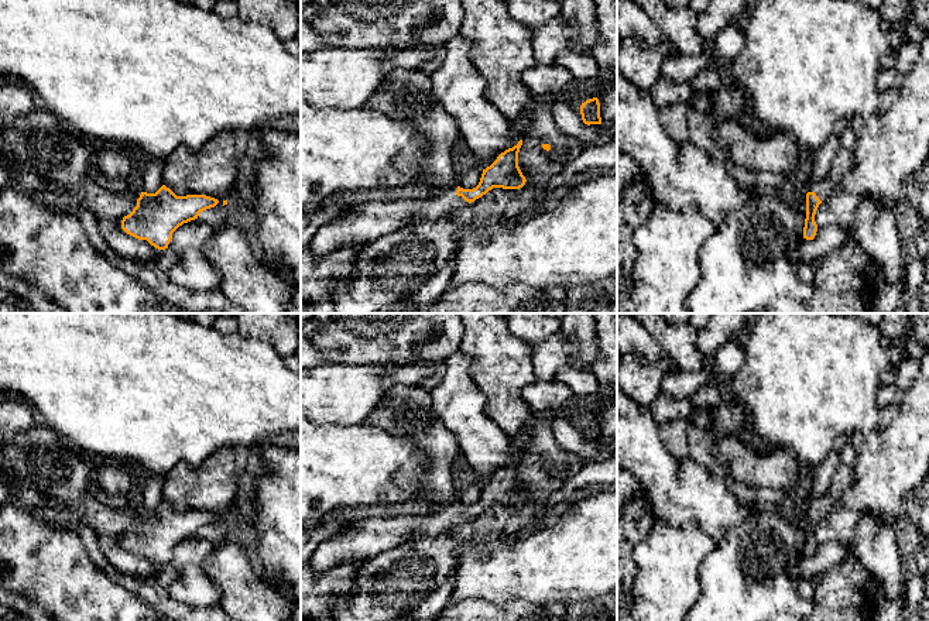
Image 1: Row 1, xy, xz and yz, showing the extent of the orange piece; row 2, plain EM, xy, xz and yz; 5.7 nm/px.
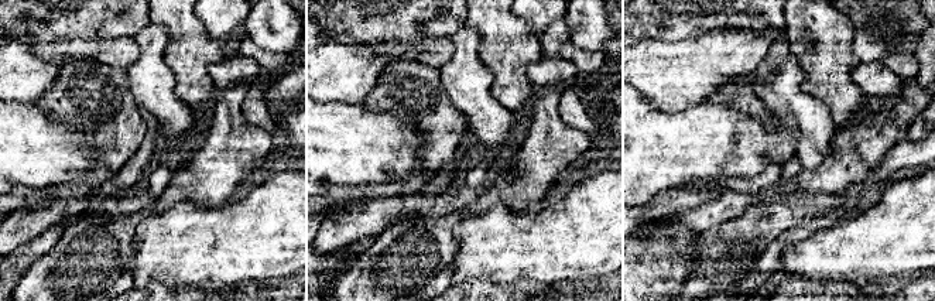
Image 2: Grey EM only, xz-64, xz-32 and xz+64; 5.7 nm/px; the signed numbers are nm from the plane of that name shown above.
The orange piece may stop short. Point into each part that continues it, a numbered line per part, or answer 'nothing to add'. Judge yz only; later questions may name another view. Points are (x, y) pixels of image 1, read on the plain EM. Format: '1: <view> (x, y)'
1: yz (822, 504)

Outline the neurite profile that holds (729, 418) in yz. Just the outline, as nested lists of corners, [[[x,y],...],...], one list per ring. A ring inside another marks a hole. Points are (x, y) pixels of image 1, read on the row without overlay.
[[[723,398],[714,409],[709,409],[709,430],[716,439],[737,436],[745,428],[750,428],[750,419],[741,404]]]

